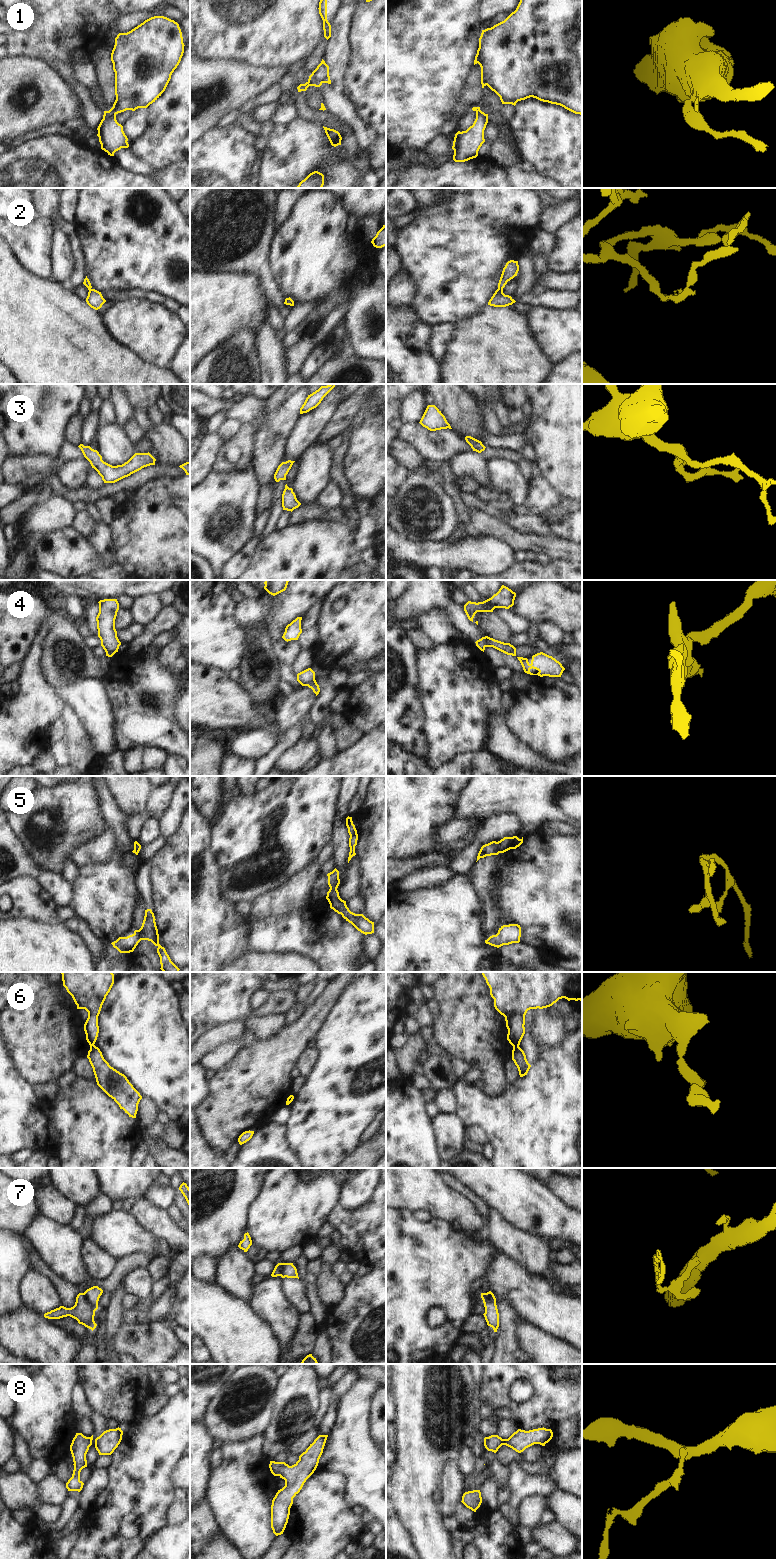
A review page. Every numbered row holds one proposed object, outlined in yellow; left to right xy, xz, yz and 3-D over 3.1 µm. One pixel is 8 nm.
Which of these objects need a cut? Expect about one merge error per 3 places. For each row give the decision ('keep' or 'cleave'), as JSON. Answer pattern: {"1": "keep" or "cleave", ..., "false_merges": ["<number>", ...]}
{"1": "cleave", "2": "keep", "3": "keep", "4": "keep", "5": "cleave", "6": "cleave", "7": "cleave", "8": "keep", "false_merges": ["1", "5", "6", "7"]}

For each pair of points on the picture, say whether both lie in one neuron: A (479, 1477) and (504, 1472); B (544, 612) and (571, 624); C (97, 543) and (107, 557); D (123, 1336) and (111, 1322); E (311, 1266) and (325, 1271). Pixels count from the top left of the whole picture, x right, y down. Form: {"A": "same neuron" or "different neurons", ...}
{"A": "different neurons", "B": "same neuron", "C": "same neuron", "D": "different neurons", "E": "different neurons"}

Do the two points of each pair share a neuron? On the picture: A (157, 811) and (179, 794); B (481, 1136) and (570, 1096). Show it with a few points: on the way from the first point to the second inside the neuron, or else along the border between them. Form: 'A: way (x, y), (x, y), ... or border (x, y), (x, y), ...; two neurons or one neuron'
A: border (176, 786), (167, 807), (158, 819); two neurons
B: border (467, 1126), (480, 1126), (484, 1130), (489, 1142); two neurons

